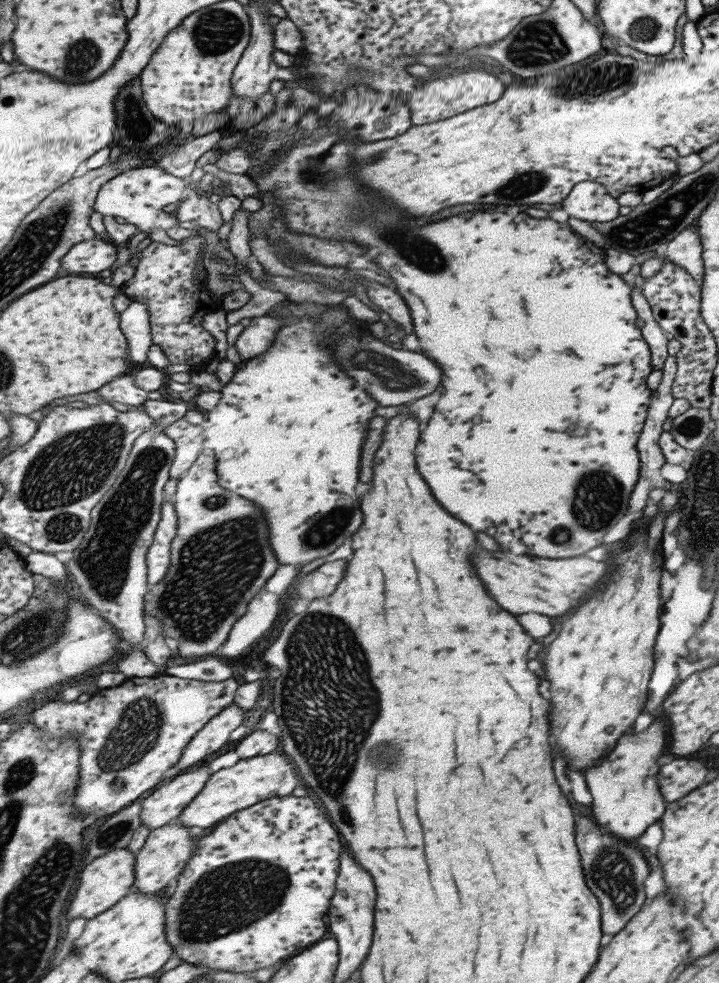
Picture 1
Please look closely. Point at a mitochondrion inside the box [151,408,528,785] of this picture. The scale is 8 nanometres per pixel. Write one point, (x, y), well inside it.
(196, 601)

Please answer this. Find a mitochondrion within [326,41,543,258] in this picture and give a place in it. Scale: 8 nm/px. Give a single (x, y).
(378, 155)

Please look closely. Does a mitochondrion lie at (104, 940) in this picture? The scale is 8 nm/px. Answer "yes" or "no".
no

